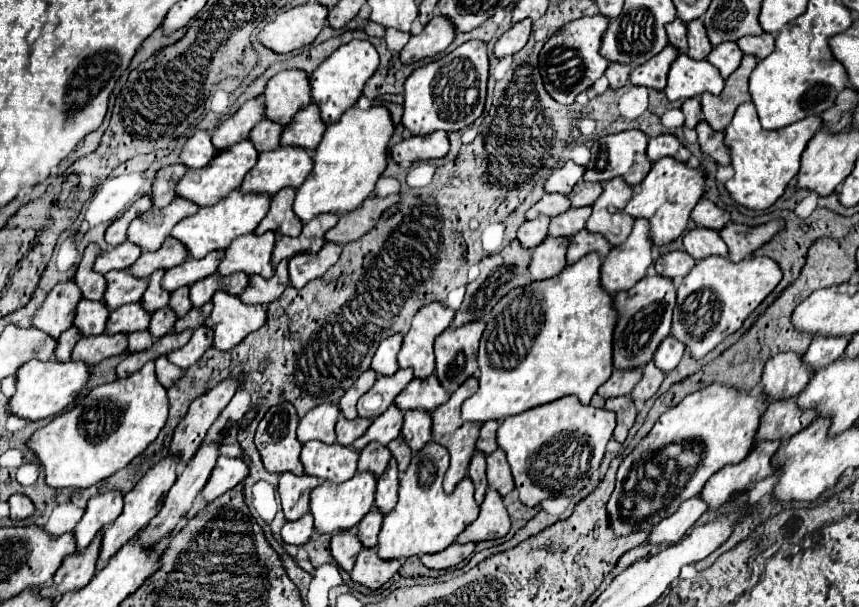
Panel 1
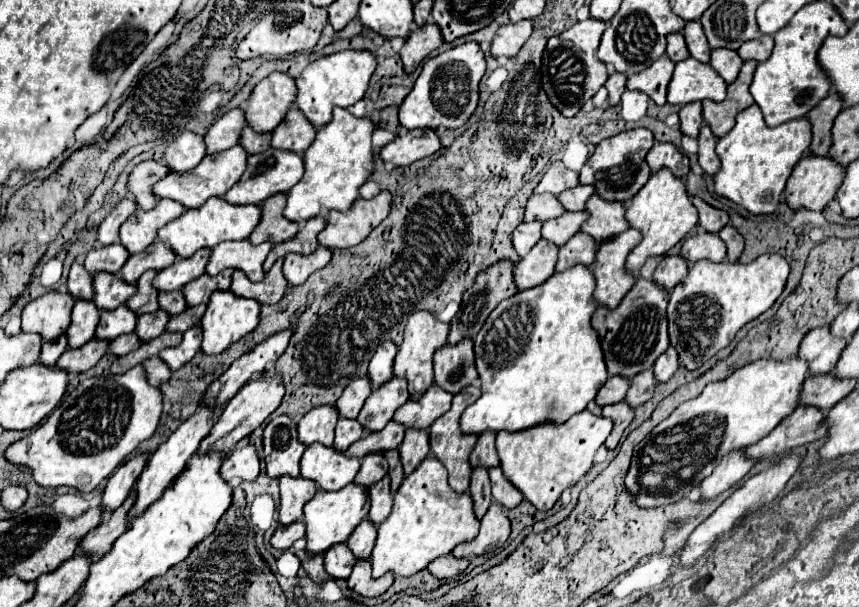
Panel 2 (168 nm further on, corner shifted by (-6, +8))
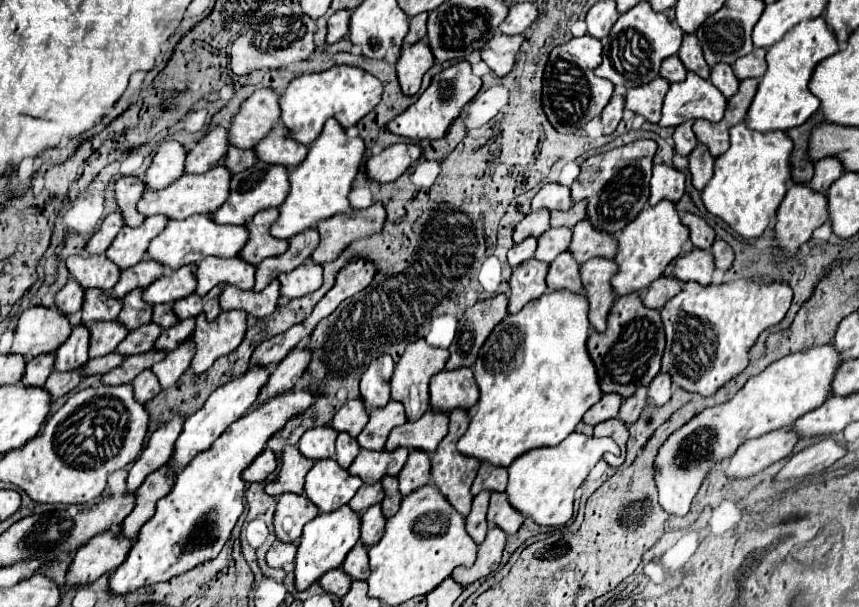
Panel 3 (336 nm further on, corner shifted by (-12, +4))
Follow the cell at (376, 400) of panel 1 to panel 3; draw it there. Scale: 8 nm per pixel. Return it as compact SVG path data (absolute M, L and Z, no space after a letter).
M390 400L382 408L372 408L370 420L358 436L358 444L366 450L382 450L390 430L404 422L406 422L406 414L402 404L398 404L398 400Z

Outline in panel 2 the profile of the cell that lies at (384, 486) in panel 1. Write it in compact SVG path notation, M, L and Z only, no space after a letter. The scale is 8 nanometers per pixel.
M384 476L384 480L380 480L380 484L374 484L368 490L368 498L370 498L370 510L368 510L368 520L374 526L380 526L390 510L392 510L392 494L390 494L390 480L388 476Z

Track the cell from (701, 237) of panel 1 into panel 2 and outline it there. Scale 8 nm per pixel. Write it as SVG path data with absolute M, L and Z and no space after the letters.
M698 232L696 236L688 238L682 244L680 256L688 262L688 266L696 264L698 260L710 260L710 262L722 262L726 258L724 242L718 238L718 234L710 232Z

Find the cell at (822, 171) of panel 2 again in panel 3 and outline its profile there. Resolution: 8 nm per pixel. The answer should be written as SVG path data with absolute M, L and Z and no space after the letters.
M792 184L778 208L774 232L780 240L784 256L792 256L812 232L828 220L826 194L814 192L808 184Z

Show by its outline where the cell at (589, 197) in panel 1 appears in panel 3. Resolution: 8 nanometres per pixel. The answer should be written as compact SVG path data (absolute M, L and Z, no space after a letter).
M582 200L582 202L574 202L568 210L552 212L550 224L552 224L554 228L558 228L558 226L568 226L568 228L572 228L574 224L578 224L578 222L584 220L584 218L586 218L586 202Z

